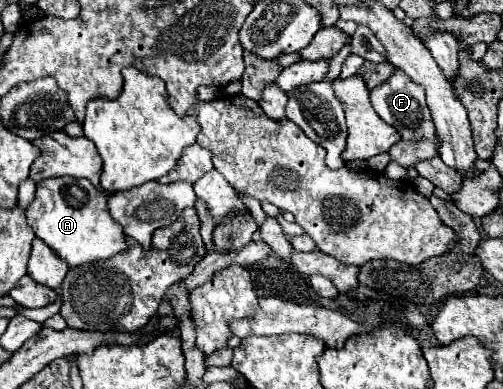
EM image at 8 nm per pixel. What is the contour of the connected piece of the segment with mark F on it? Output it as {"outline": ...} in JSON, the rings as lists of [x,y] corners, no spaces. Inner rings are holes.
{"outline":[[[396,68],[384,84],[376,86],[370,92],[370,102],[372,102],[372,108],[376,110],[376,114],[382,116],[390,126],[394,126],[404,140],[432,138],[436,132],[430,110],[424,100],[424,88],[420,88],[416,82],[412,82],[400,68]]]}

